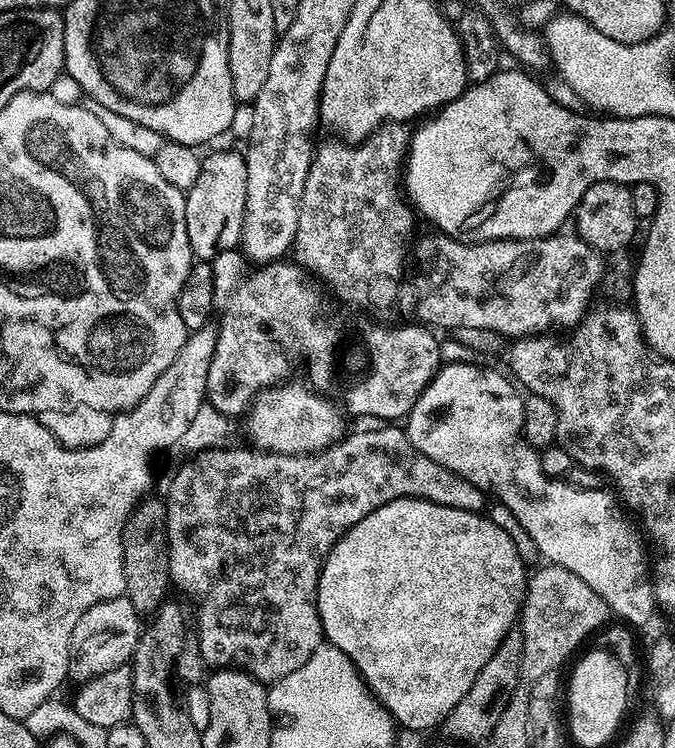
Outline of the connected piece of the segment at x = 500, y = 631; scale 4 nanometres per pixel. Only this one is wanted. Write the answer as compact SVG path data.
M395 500L374 510L360 524L355 524L351 532L344 533L335 548L330 550L326 562L320 566L320 621L324 627L324 640L334 645L342 654L354 662L365 684L372 689L373 696L384 705L401 729L409 728L412 732L424 732L427 728L443 725L444 720L466 698L474 678L478 678L482 666L490 662L494 650L502 642L505 631L514 624L514 614L522 607L522 589L526 584L525 573L519 560L518 550L513 548L510 536L503 532L487 515L470 510L454 510L429 500Z

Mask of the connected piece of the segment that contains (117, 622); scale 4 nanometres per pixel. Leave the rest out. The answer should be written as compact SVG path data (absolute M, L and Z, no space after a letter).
M125 595L90 606L90 610L78 618L78 626L74 626L70 636L69 681L79 686L109 670L123 667L131 661L141 631L142 617Z

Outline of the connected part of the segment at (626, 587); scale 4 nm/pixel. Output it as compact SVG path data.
M445 363L437 372L435 378L431 380L424 388L424 395L420 396L416 400L415 406L413 406L411 412L406 417L406 431L410 442L416 445L416 449L422 454L426 454L426 458L434 458L438 462L438 466L446 466L454 474L464 476L466 482L471 484L479 484L482 491L486 494L492 494L496 492L495 499L504 503L506 506L512 508L513 514L520 518L521 526L523 530L526 530L529 534L529 538L535 541L537 553L541 557L548 557L551 563L559 564L560 567L576 572L578 578L582 578L586 582L586 586L600 590L600 597L602 602L608 604L609 613L615 614L616 612L621 621L624 622L643 622L644 620L653 616L657 611L658 605L656 603L656 597L652 595L652 582L650 579L650 568L644 560L640 557L640 540L642 544L642 536L639 531L632 532L632 528L628 524L624 524L624 516L626 512L623 507L618 506L615 499L608 500L608 496L604 492L583 492L580 488L575 488L572 484L558 484L562 482L554 482L553 477L544 476L543 470L537 460L537 453L529 450L522 443L520 437L520 413L522 411L522 396L521 393L516 393L512 389L513 381L511 379L504 380L504 376L500 372L491 372L488 368L483 368L480 364L448 364Z

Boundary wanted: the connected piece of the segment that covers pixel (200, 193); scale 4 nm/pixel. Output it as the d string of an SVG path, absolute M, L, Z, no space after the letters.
M212 152L203 157L198 182L186 192L186 234L197 261L211 262L220 252L236 248L246 210L246 162L241 153Z

